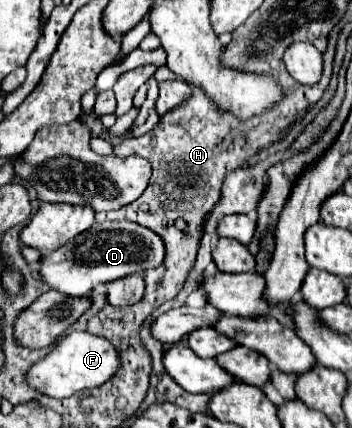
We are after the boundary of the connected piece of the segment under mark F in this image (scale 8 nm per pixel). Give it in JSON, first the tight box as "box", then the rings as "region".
{"box":[27,332,119,398],"region":[[[71,332],[57,344],[57,348],[49,356],[45,356],[29,370],[27,382],[31,388],[51,398],[69,398],[81,390],[101,386],[119,370],[119,366],[119,354],[115,346],[107,342],[107,338],[93,336],[89,332]]]}

